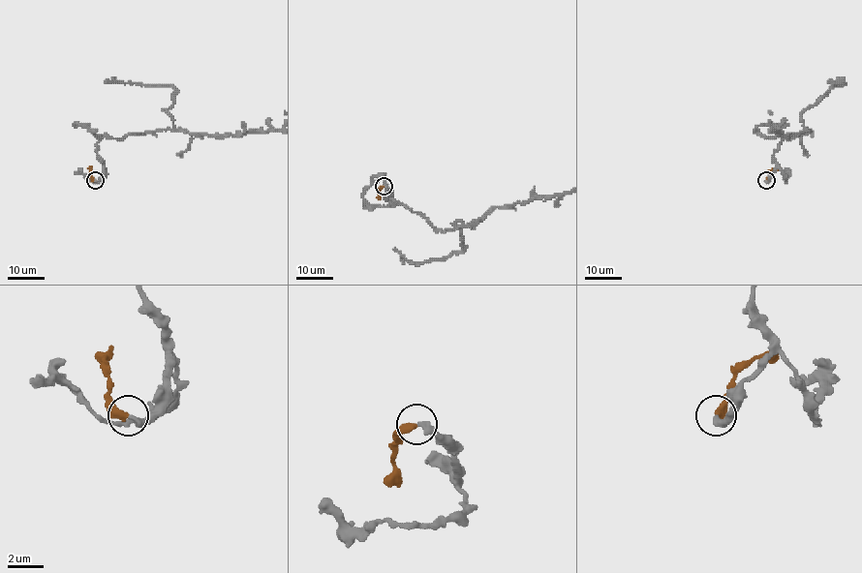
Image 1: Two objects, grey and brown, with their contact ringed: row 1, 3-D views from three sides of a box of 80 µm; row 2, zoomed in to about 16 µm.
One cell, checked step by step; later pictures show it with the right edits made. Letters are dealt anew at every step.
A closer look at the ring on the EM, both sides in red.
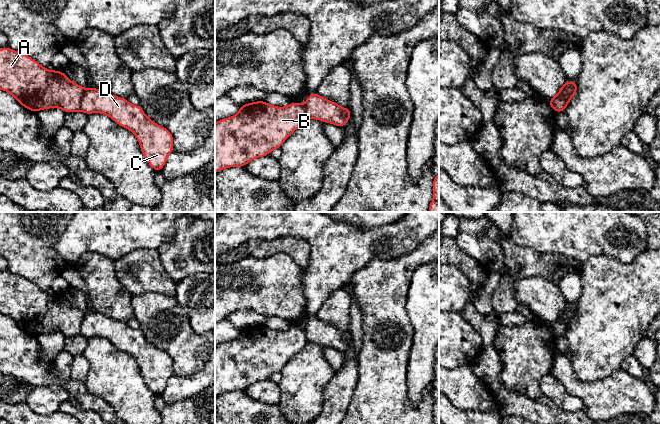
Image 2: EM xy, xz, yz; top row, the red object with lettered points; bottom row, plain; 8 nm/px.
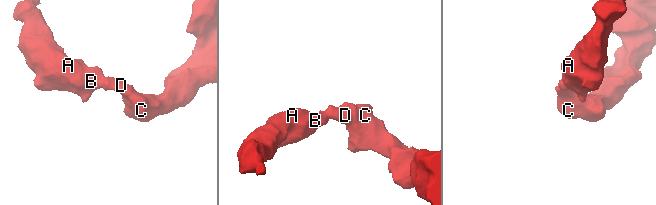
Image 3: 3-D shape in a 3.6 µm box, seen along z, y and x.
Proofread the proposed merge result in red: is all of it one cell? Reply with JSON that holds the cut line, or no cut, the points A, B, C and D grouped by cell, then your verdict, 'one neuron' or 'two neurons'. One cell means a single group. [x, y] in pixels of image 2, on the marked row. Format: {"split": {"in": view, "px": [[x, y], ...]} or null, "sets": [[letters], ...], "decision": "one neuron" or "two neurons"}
{"split": {"in": "xy", "px": [[85, 89], [79, 109]]}, "sets": [["A", "B"], ["C", "D"]], "decision": "two neurons"}

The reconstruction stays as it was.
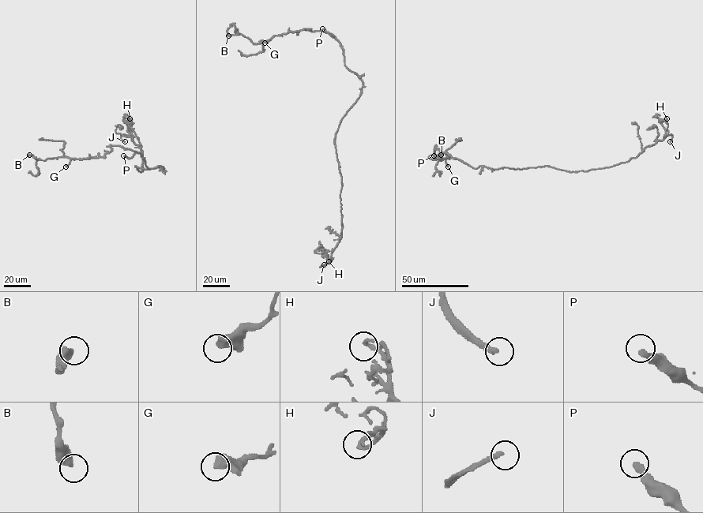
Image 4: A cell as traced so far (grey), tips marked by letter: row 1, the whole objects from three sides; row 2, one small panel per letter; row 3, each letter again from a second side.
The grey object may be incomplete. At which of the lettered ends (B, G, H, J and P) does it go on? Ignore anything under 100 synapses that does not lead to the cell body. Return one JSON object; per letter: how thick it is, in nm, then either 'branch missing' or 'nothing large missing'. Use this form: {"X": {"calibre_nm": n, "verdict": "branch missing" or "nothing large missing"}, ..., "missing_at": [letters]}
{"B": {"calibre_nm": 460, "verdict": "nothing large missing"}, "G": {"calibre_nm": 500, "verdict": "nothing large missing"}, "H": {"calibre_nm": 150, "verdict": "nothing large missing"}, "J": {"calibre_nm": 240, "verdict": "branch missing"}, "P": {"calibre_nm": 360, "verdict": "nothing large missing"}, "missing_at": ["J"]}

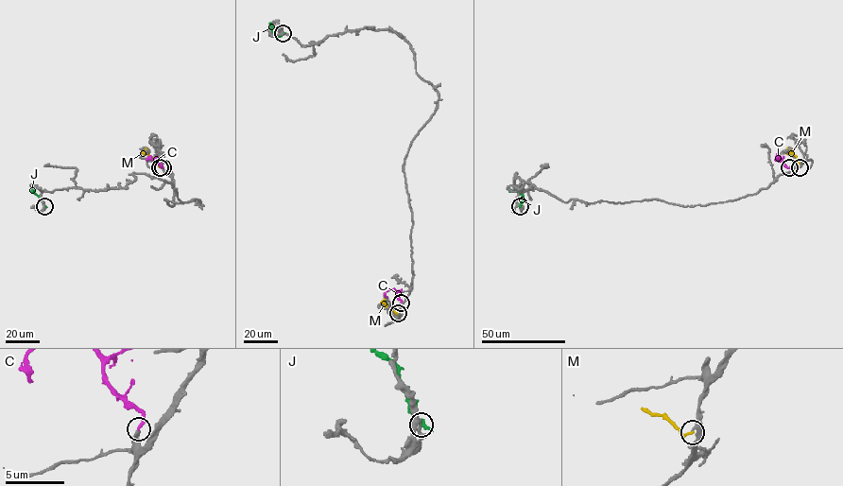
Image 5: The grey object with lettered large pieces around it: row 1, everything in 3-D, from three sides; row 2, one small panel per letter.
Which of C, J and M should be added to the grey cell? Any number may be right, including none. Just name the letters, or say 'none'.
C

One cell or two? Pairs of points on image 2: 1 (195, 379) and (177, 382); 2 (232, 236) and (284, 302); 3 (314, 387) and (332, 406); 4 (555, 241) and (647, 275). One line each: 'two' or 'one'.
1: one
2: two
3: two
4: two

